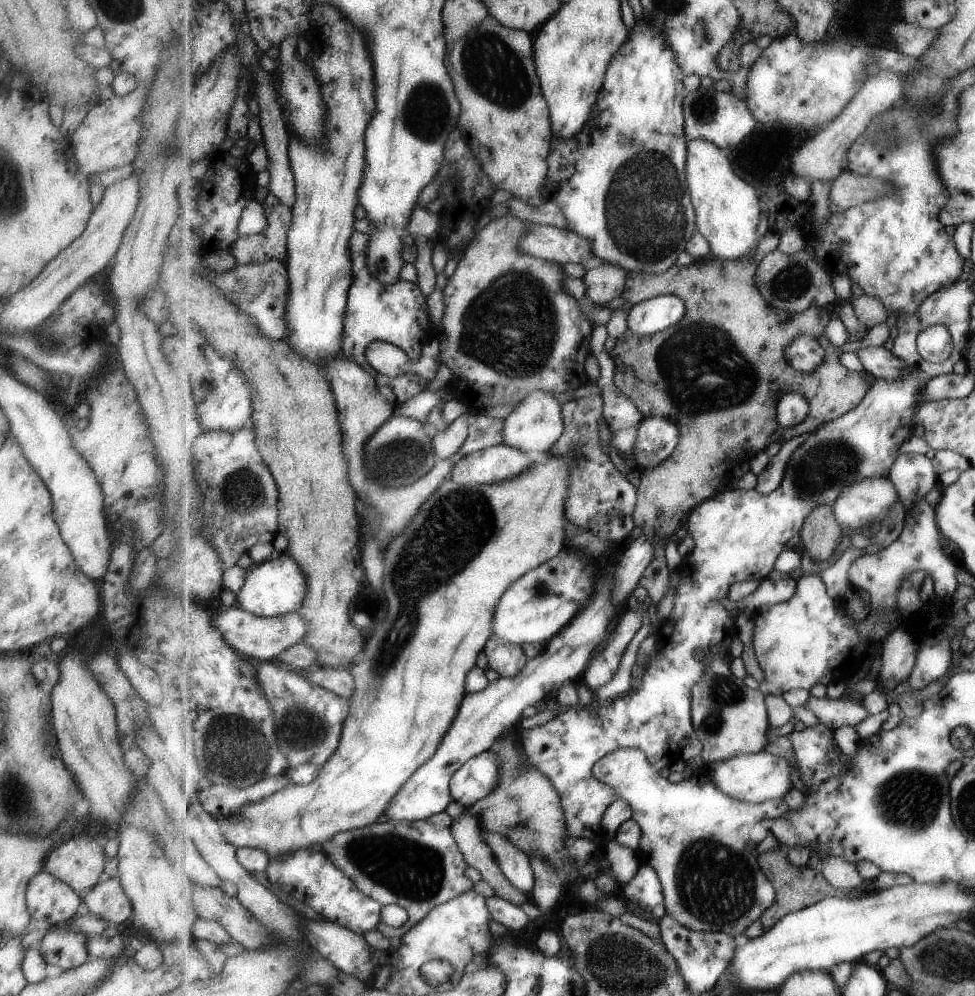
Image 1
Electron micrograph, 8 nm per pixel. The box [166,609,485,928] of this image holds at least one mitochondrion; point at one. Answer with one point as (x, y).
(414, 873)

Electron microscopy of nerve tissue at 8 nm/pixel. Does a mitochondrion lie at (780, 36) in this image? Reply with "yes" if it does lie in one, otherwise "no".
no

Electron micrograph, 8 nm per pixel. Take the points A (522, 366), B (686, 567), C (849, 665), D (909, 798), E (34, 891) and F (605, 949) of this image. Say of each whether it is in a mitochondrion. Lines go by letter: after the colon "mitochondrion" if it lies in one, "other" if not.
A: mitochondrion
B: other
C: other
D: mitochondrion
E: other
F: mitochondrion

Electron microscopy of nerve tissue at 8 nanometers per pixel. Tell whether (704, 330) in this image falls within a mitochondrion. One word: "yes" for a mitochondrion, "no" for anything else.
yes

